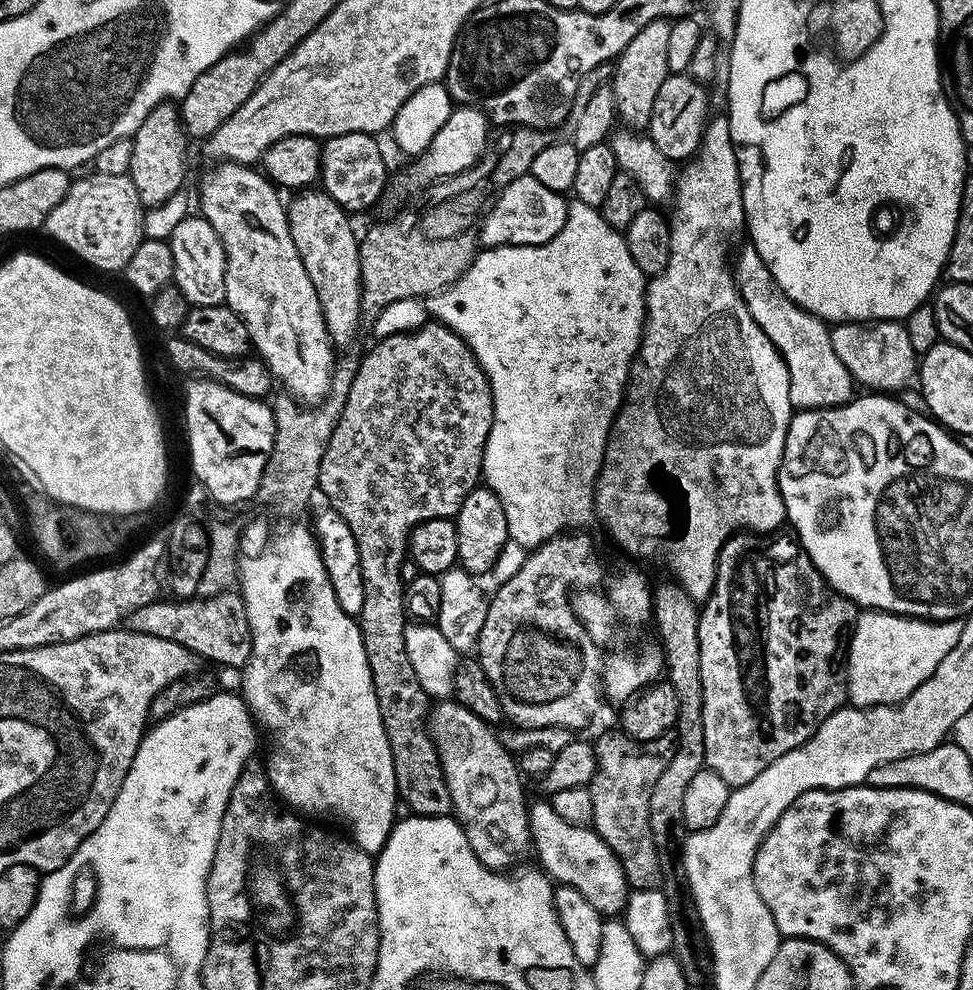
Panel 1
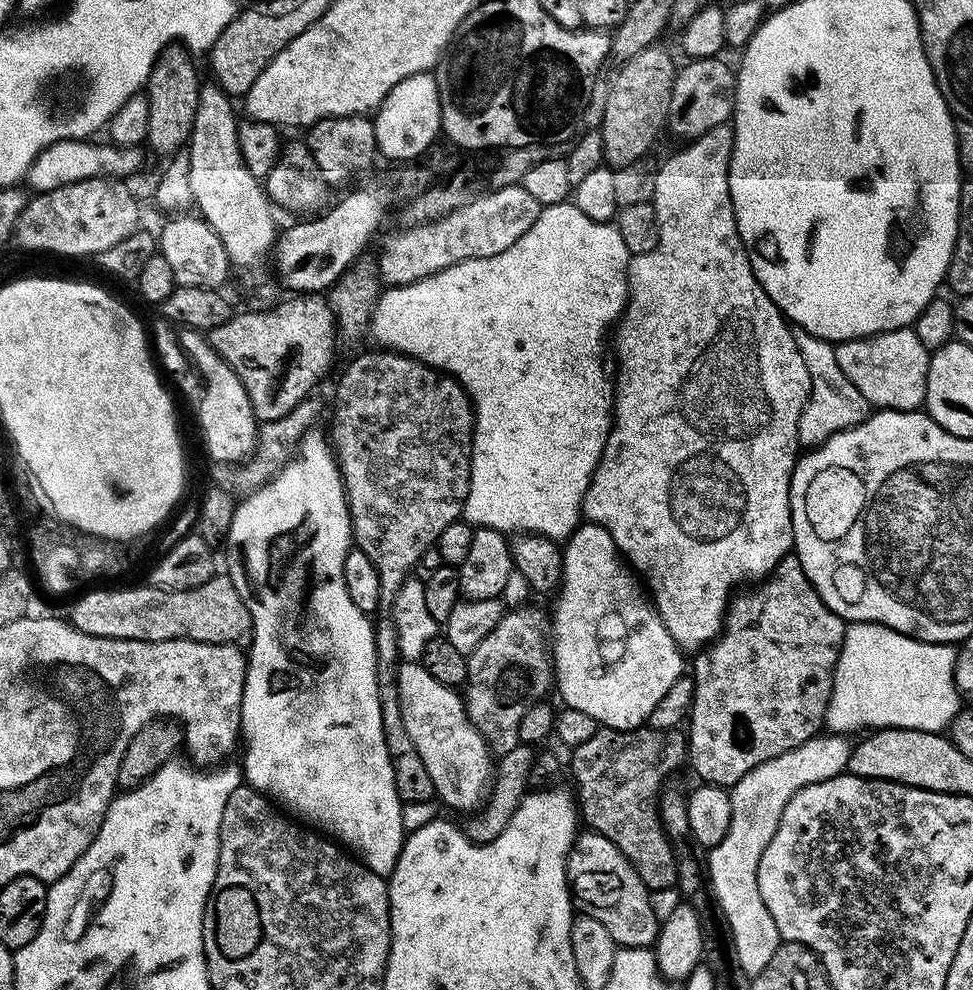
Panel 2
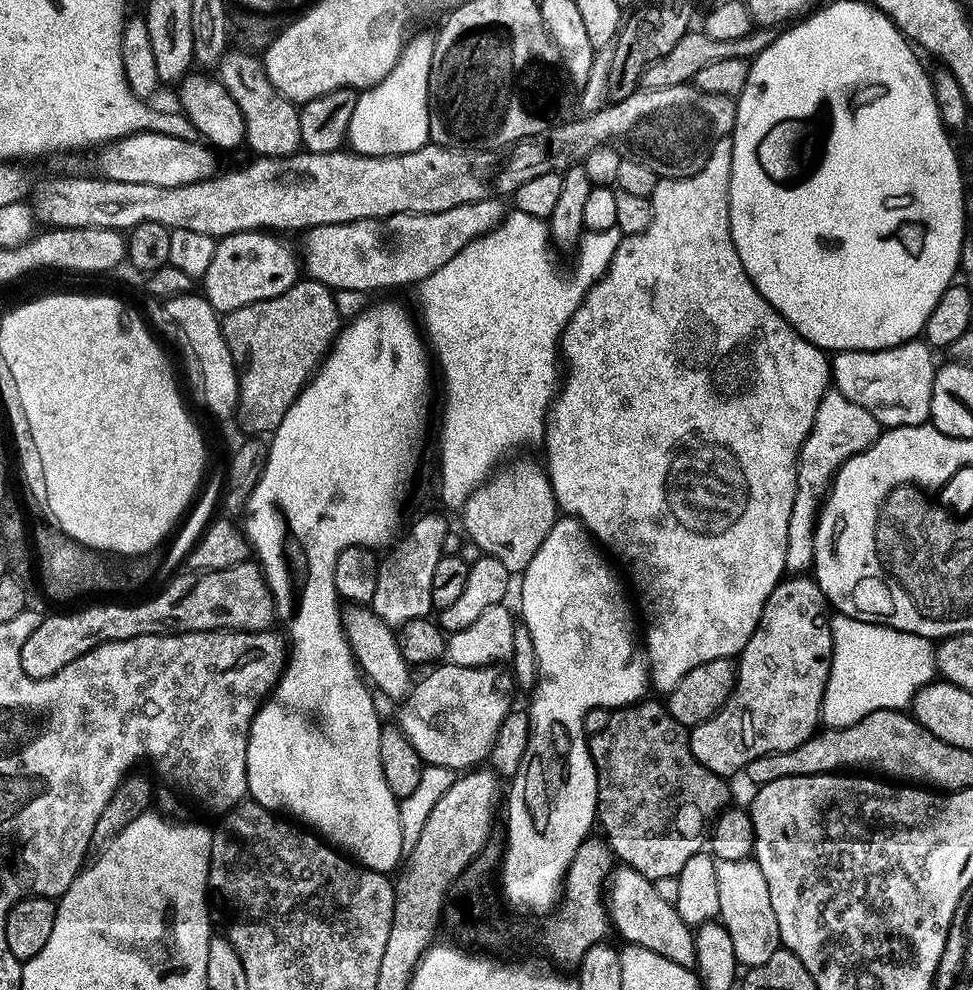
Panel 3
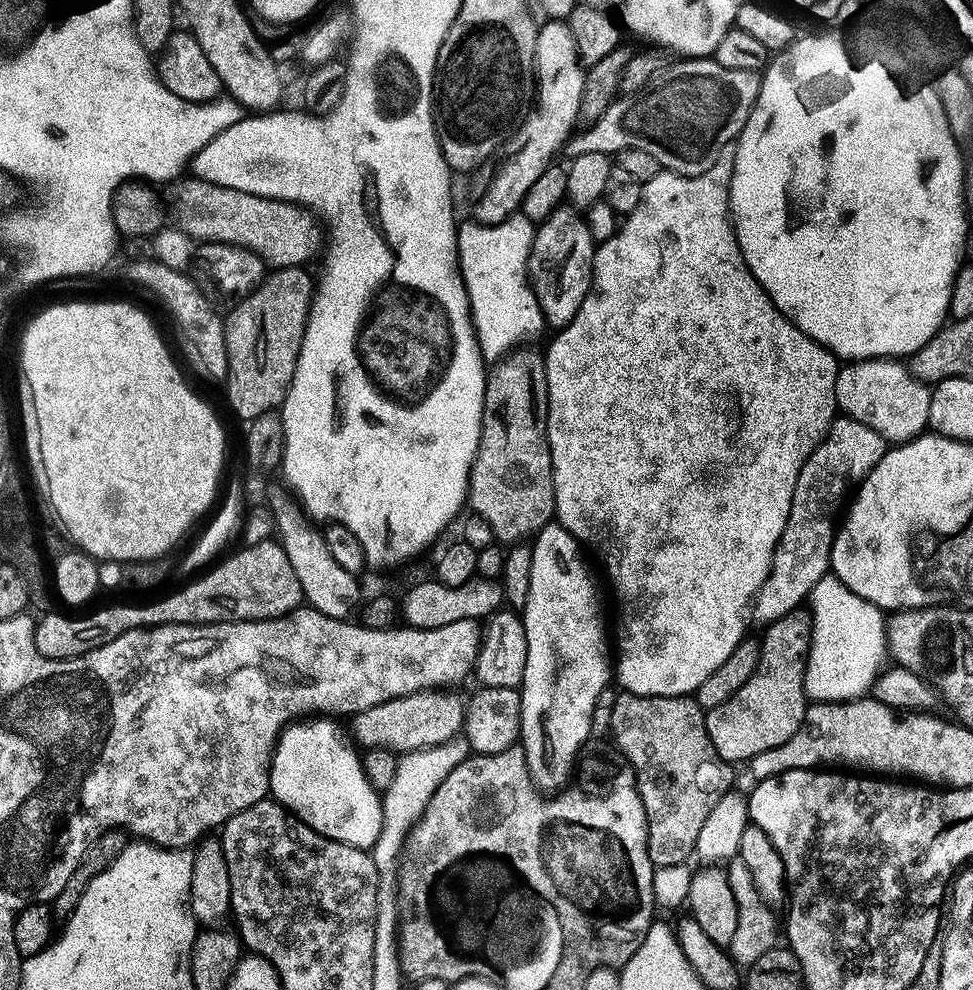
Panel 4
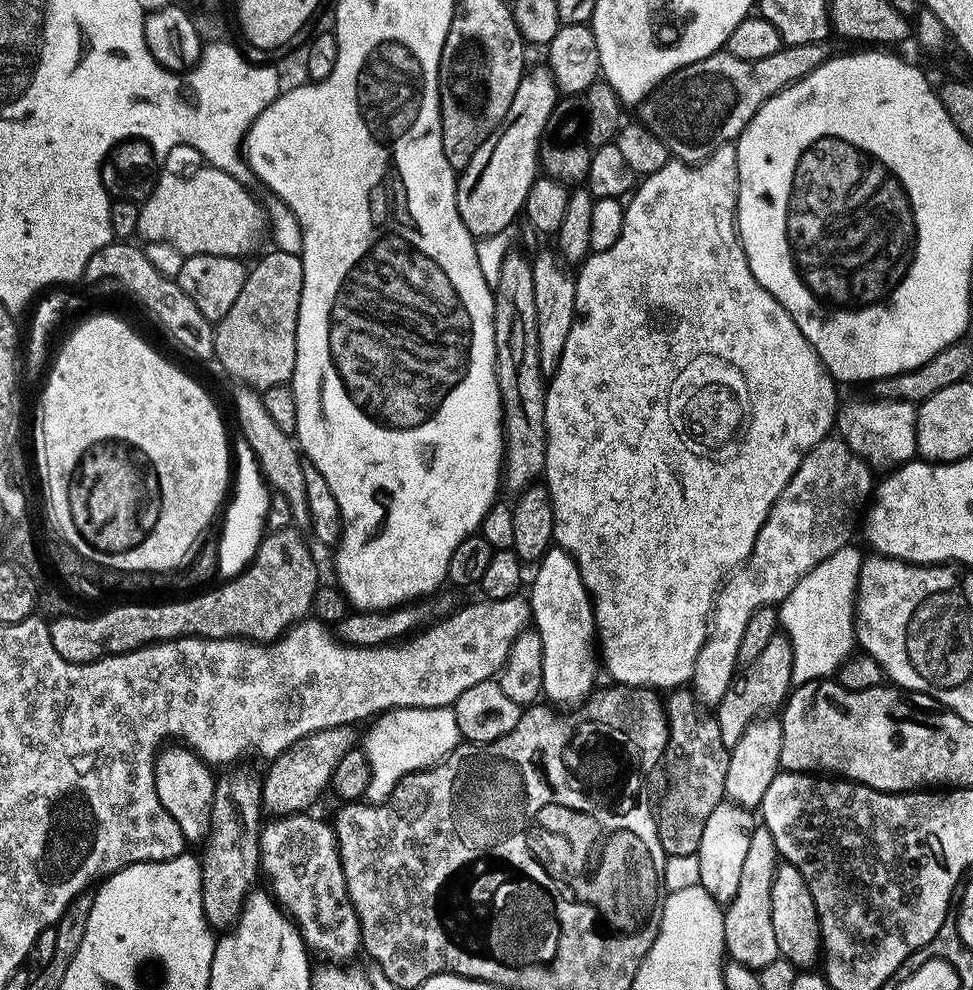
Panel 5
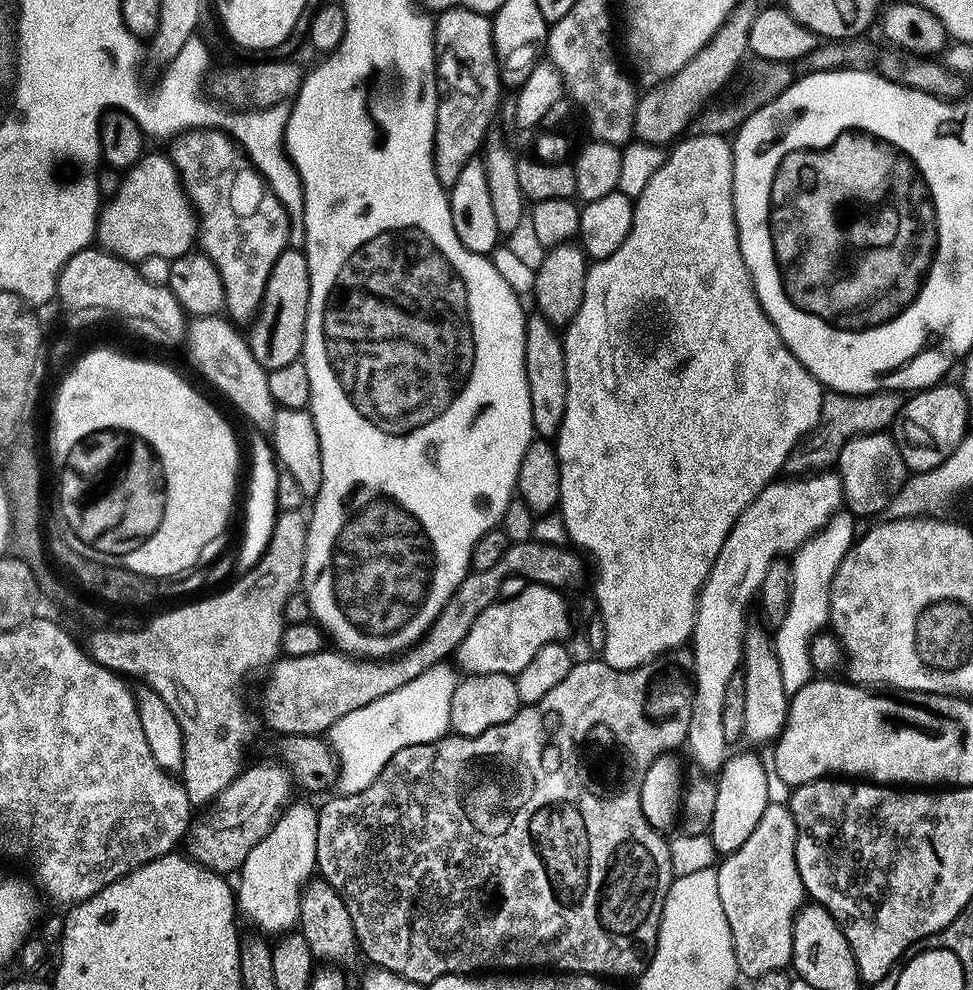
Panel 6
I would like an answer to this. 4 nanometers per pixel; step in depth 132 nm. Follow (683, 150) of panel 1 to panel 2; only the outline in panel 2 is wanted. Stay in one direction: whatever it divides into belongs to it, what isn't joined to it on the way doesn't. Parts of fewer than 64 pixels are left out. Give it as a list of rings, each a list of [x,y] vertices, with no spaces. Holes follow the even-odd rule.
[[[708,57],[706,59],[698,59],[687,61],[688,63],[683,69],[682,67],[675,73],[673,86],[671,88],[671,98],[669,102],[669,113],[666,123],[667,131],[669,130],[681,140],[693,140],[702,134],[709,132],[714,126],[727,123],[735,111],[736,85],[735,71],[730,70],[729,66],[721,57]]]

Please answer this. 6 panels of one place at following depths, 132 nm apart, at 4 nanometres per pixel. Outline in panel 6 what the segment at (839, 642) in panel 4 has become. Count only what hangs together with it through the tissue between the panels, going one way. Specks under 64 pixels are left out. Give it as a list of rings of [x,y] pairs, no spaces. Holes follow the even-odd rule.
[[[837,514],[828,521],[823,530],[812,537],[808,543],[802,545],[791,557],[792,565],[792,589],[790,590],[790,606],[786,618],[782,618],[780,624],[774,628],[774,643],[778,654],[778,666],[782,670],[782,686],[791,694],[798,691],[802,686],[806,686],[808,681],[813,679],[814,671],[811,666],[810,650],[812,639],[820,632],[825,631],[829,623],[828,611],[830,610],[830,590],[832,589],[832,579],[842,562],[842,558],[852,549],[854,541],[857,539],[858,531],[854,525],[853,517],[848,514]]]

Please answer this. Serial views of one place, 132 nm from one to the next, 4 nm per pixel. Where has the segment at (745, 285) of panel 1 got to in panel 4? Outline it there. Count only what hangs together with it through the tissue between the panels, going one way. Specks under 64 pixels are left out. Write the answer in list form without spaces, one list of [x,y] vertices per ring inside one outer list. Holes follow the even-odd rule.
[[[836,418],[833,419],[832,427],[828,429],[823,440],[820,441],[819,444],[816,445],[814,451],[808,455],[808,460],[802,466],[802,470],[798,474],[798,478],[796,479],[796,489],[794,490],[794,494],[792,495],[792,505],[790,506],[790,518],[786,522],[786,526],[782,530],[782,534],[780,535],[780,543],[776,545],[776,553],[772,555],[772,568],[768,571],[768,577],[766,578],[766,582],[760,588],[760,591],[756,593],[756,597],[754,599],[754,603],[750,609],[750,616],[753,621],[756,620],[764,620],[763,622],[771,622],[773,620],[777,620],[778,618],[782,618],[786,614],[790,614],[794,609],[801,607],[807,601],[808,596],[814,590],[814,586],[818,583],[823,576],[829,575],[830,565],[832,562],[832,537],[834,535],[834,524],[832,528],[832,515],[835,514],[836,511],[840,508],[840,503],[844,500],[844,495],[849,492],[853,486],[859,485],[860,481],[867,476],[869,470],[875,466],[878,461],[884,456],[886,451],[886,441],[884,437],[879,436],[877,432],[874,430],[870,430],[868,426],[863,424],[862,422],[858,422],[857,420],[849,420],[847,418]]]

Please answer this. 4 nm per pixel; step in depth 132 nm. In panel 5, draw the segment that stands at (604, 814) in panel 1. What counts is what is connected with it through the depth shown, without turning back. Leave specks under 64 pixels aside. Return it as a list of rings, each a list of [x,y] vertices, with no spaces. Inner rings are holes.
[[[681,686],[667,693],[664,710],[668,714],[668,741],[664,747],[664,793],[660,796],[659,806],[655,809],[658,839],[662,842],[665,857],[674,855],[696,855],[698,842],[702,842],[702,829],[706,818],[725,799],[726,770],[730,766],[729,748],[722,742],[722,730],[718,730],[715,715],[703,716],[701,705],[687,687]]]

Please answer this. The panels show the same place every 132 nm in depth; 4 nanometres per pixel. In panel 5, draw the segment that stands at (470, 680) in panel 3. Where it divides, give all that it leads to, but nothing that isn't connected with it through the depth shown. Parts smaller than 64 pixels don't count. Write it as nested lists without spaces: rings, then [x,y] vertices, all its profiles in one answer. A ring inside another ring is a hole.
[[[352,726],[323,729],[321,732],[310,733],[309,736],[303,737],[300,741],[294,742],[284,753],[276,759],[273,759],[267,766],[268,773],[262,776],[262,808],[269,817],[294,816],[303,813],[311,806],[312,802],[329,787],[334,766],[350,749],[357,747],[358,732]]]

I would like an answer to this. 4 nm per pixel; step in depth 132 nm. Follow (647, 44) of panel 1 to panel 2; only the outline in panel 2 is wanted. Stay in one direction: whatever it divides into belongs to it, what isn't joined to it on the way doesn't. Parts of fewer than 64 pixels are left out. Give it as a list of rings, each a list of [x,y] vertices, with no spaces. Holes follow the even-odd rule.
[[[651,44],[638,54],[634,55],[615,71],[614,78],[609,81],[609,92],[606,96],[603,118],[601,118],[598,131],[603,143],[603,161],[608,164],[628,165],[637,163],[653,144],[660,130],[663,131],[667,123],[671,88],[676,73],[676,65],[671,56],[658,44]]]

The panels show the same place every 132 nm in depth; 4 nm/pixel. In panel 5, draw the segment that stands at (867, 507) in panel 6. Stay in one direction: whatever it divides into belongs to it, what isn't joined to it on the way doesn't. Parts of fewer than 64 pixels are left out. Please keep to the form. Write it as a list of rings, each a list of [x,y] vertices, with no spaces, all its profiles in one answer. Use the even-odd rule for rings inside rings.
[[[867,399],[843,401],[836,409],[834,428],[844,445],[862,457],[869,468],[881,468],[881,473],[887,474],[917,455],[916,408],[904,400]]]

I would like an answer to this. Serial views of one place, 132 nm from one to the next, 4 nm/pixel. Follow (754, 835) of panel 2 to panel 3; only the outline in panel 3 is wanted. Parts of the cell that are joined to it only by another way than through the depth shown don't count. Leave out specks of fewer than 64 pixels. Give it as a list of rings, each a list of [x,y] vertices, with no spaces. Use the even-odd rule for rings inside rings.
[[[755,859],[747,860],[721,860],[716,865],[718,874],[718,902],[720,903],[719,919],[730,934],[730,942],[734,942],[734,954],[737,965],[745,969],[762,966],[770,954],[781,948],[778,934],[778,918],[774,918],[774,906],[770,906],[770,889],[766,887],[766,878],[762,878],[762,870]]]

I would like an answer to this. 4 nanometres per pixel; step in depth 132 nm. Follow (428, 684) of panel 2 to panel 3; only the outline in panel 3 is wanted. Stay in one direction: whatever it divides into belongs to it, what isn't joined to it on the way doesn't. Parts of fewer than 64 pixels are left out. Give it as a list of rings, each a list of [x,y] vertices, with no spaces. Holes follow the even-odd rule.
[[[368,606],[345,607],[342,612],[342,623],[351,655],[355,656],[361,673],[371,681],[375,691],[379,695],[381,692],[382,695],[389,696],[390,699],[396,700],[395,702],[403,701],[413,687],[414,676],[408,673],[410,663],[403,656],[403,650],[399,648],[394,629],[386,622],[382,622],[382,618],[375,616]]]

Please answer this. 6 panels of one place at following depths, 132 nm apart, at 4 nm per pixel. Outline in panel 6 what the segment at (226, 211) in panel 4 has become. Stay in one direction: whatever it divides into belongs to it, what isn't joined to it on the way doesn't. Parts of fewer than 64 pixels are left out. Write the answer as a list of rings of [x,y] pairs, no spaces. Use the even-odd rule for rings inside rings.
[[[149,151],[139,161],[123,173],[120,189],[115,197],[109,199],[101,207],[96,217],[95,243],[105,252],[113,252],[129,262],[139,262],[146,258],[166,258],[177,260],[182,254],[193,251],[198,240],[198,217],[184,194],[184,186],[180,182],[180,173],[177,172],[172,161],[163,151]]]

